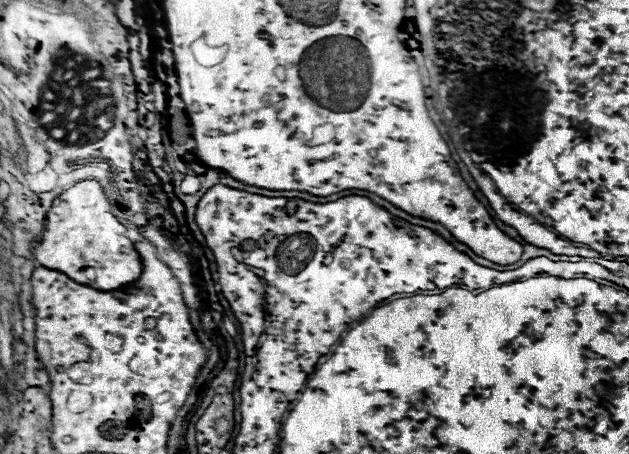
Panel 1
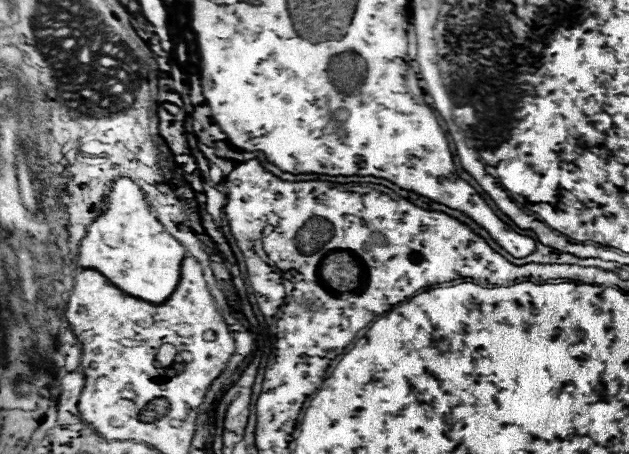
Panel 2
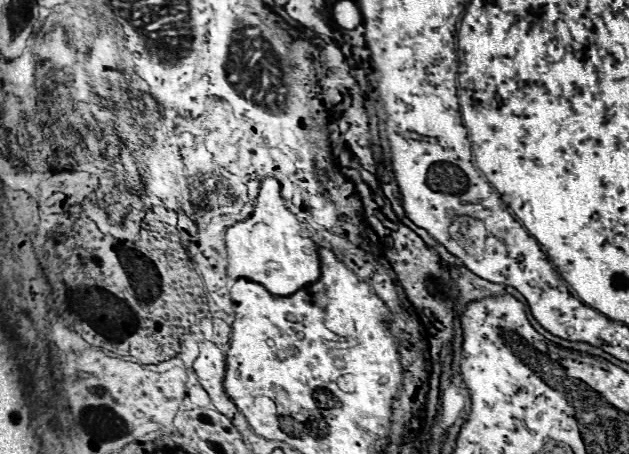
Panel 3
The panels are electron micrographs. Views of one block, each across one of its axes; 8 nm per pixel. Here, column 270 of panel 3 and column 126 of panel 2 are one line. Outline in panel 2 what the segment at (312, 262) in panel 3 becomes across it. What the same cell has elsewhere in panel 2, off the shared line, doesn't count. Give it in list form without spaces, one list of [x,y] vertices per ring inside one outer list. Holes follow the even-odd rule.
[[[118,178],[110,184],[106,208],[86,228],[86,236],[80,240],[76,262],[80,268],[100,272],[122,292],[160,304],[174,292],[180,280],[180,264],[184,258],[186,248],[164,232],[162,224],[154,218],[144,202],[140,188],[130,178]]]

